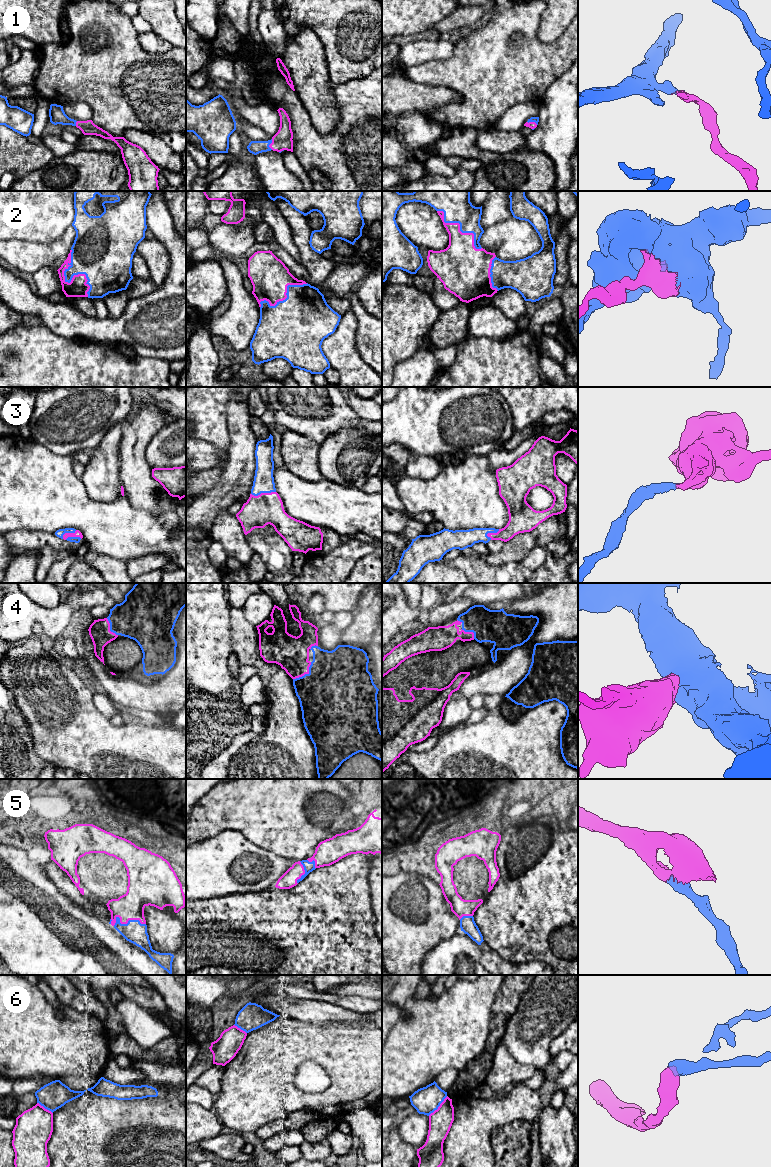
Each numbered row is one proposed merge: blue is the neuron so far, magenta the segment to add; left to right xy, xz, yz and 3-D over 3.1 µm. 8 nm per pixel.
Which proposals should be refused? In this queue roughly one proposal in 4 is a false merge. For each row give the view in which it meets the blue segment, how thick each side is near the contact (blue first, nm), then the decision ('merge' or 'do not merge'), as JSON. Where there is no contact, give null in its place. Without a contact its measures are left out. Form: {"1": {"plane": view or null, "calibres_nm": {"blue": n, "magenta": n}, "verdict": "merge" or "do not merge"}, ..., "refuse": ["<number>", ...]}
{"1": {"plane": "xz", "calibres_nm": {"blue": 110, "magenta": 160}, "verdict": "merge"}, "2": {"plane": "xy", "calibres_nm": {"blue": 300, "magenta": 150}, "verdict": "merge"}, "3": {"plane": "xz", "calibres_nm": {"blue": 160, "magenta": 260}, "verdict": "merge"}, "4": {"plane": "xz", "calibres_nm": {"blue": 480, "magenta": 280}, "verdict": "merge"}, "5": {"plane": "xy", "calibres_nm": {"blue": 170, "magenta": 220}, "verdict": "merge"}, "6": {"plane": "yz", "calibres_nm": {"blue": 220, "magenta": 190}, "verdict": "do not merge"}, "refuse": ["6"]}

